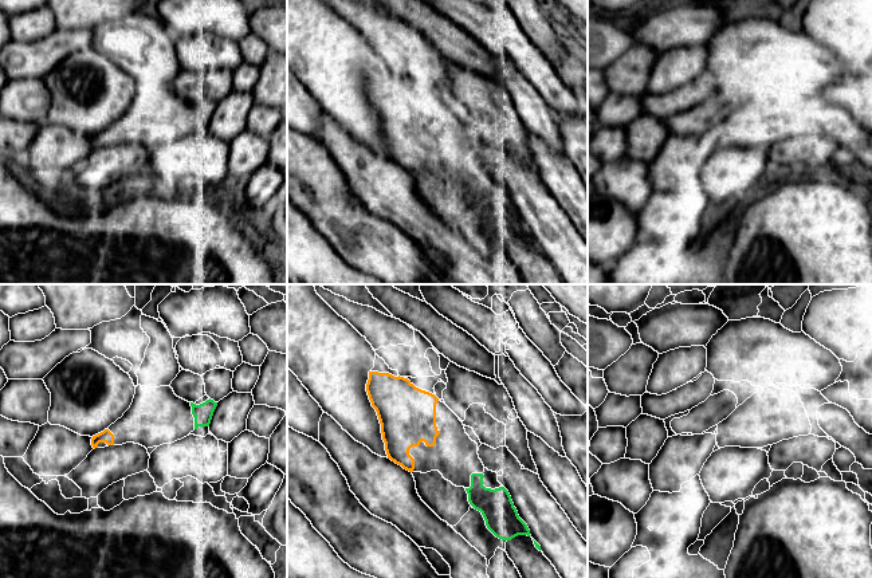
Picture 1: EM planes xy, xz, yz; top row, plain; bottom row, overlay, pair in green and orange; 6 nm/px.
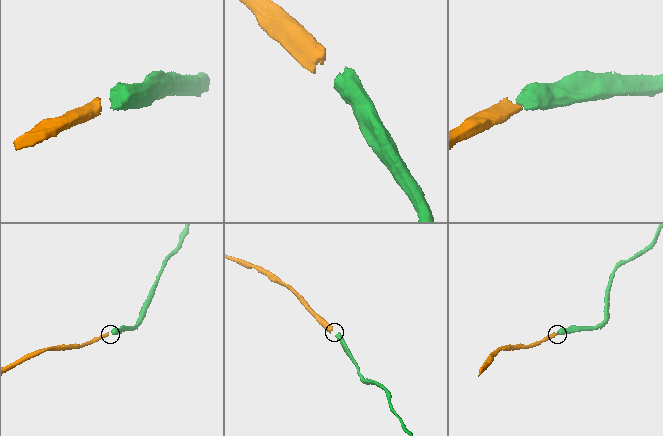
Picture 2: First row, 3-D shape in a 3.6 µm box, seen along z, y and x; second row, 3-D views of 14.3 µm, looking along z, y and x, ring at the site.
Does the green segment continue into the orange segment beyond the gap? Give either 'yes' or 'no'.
yes

